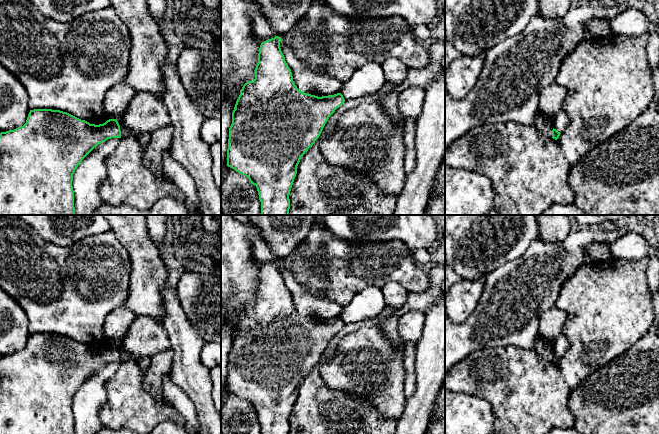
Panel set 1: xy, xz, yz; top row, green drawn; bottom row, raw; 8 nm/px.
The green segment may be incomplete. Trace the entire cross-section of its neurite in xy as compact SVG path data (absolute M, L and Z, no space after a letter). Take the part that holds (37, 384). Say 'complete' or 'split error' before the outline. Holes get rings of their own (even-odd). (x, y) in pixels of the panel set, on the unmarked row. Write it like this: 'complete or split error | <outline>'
complete | M30 334L23 350L0 357L0 434L75 434L73 398L98 368L111 362L121 362L116 343L95 349L60 334Z

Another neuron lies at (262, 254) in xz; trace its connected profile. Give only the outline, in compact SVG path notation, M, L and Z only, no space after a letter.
M256 237L252 240L252 252L255 262L261 266L276 260L269 246L262 238Z

